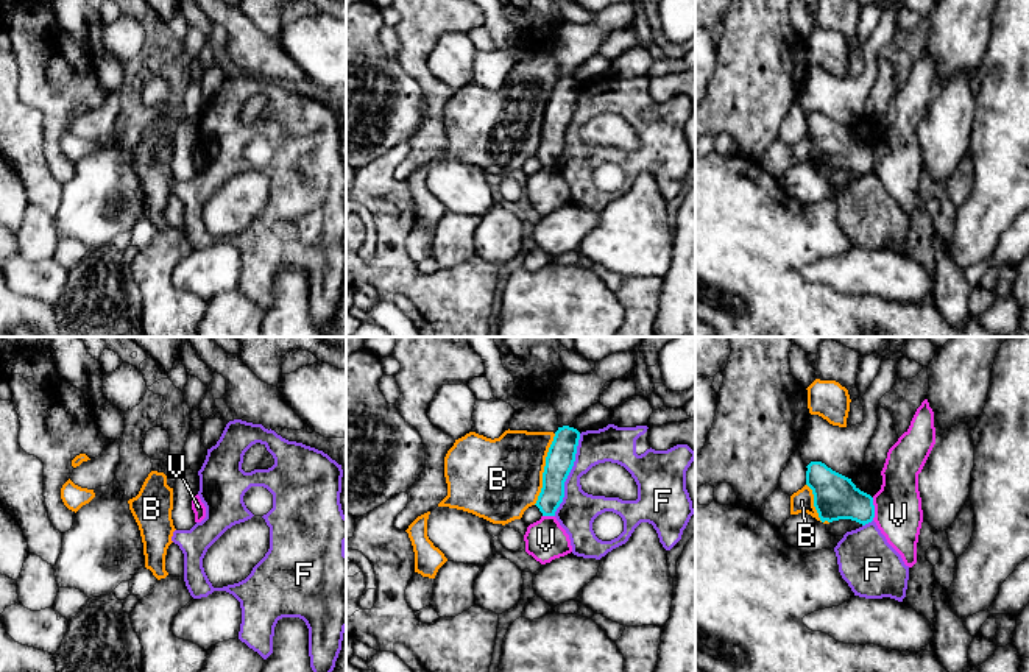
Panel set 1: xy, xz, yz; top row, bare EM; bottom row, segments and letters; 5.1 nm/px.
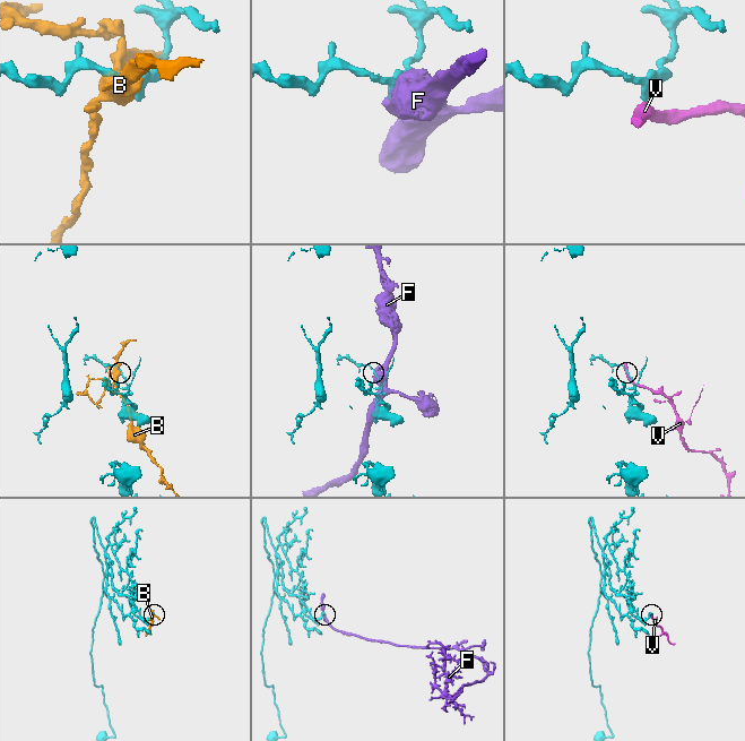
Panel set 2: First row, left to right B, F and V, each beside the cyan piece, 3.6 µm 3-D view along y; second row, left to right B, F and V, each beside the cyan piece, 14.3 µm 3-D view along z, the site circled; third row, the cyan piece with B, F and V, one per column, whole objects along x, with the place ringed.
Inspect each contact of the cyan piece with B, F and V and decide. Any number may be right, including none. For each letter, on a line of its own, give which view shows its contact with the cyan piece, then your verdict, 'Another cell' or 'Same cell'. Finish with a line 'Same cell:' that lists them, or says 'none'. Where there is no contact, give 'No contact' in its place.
B: Touches cyan in xz. Another cell
F: Touches cyan in xz. Another cell
V: Touches cyan in yz. Another cell
Same cell: none

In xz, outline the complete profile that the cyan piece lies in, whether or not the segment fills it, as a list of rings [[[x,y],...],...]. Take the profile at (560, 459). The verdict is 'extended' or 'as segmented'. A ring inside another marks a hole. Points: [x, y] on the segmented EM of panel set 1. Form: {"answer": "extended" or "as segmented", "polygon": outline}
{"answer": "as segmented", "polygon": [[[563,426],[555,432],[553,441],[546,457],[543,472],[543,488],[536,507],[543,516],[555,516],[564,497],[564,482],[574,466],[580,432]]]}

